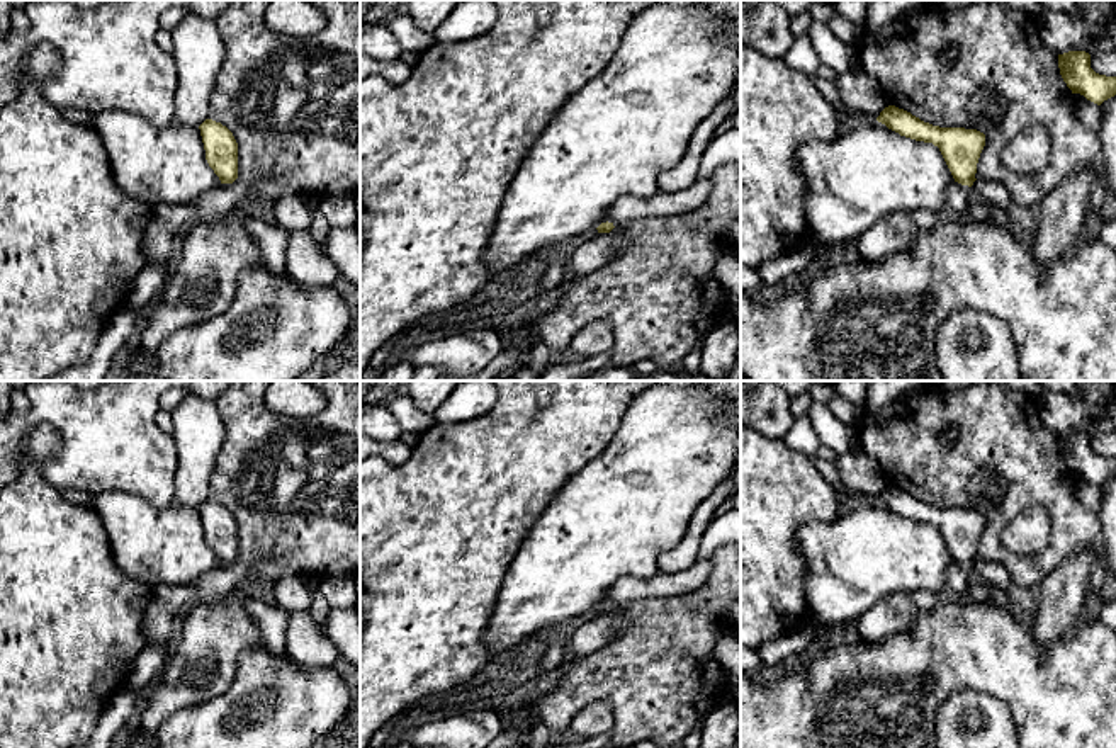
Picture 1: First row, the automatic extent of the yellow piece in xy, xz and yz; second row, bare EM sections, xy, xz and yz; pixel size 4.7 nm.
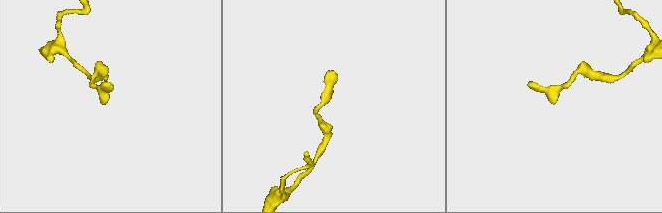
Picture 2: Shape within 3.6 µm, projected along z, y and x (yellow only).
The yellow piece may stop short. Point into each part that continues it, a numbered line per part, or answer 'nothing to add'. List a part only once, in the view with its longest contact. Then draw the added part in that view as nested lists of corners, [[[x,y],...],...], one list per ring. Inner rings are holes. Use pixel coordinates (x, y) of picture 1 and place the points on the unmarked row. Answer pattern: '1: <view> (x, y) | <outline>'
nothing to add

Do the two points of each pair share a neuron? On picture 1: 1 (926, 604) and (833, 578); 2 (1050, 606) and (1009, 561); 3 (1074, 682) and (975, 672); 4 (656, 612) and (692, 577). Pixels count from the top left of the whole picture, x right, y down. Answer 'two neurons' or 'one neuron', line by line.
1: two neurons
2: two neurons
3: one neuron
4: two neurons

